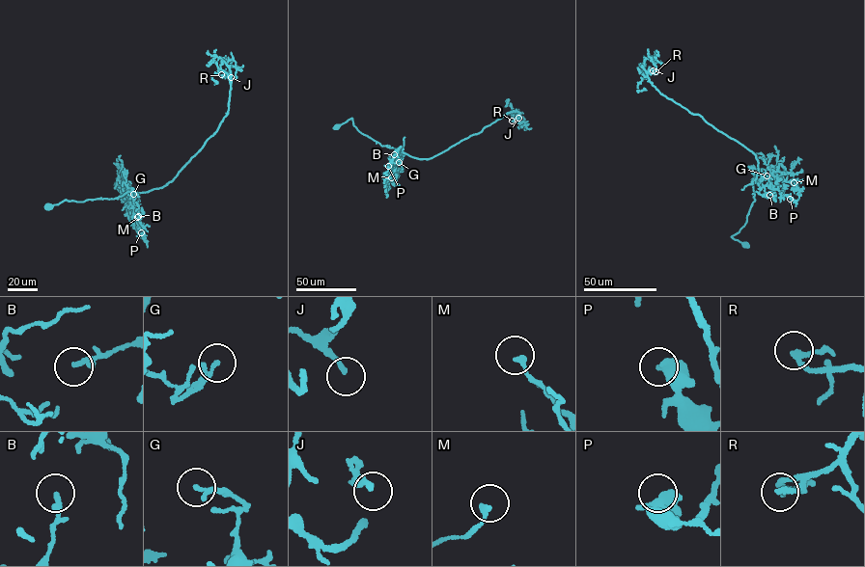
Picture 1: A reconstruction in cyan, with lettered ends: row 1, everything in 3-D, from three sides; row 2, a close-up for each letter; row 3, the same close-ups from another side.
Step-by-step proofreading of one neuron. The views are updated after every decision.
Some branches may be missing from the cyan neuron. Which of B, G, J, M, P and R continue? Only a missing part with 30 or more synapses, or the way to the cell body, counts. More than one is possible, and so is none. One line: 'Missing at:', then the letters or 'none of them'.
Missing at: R

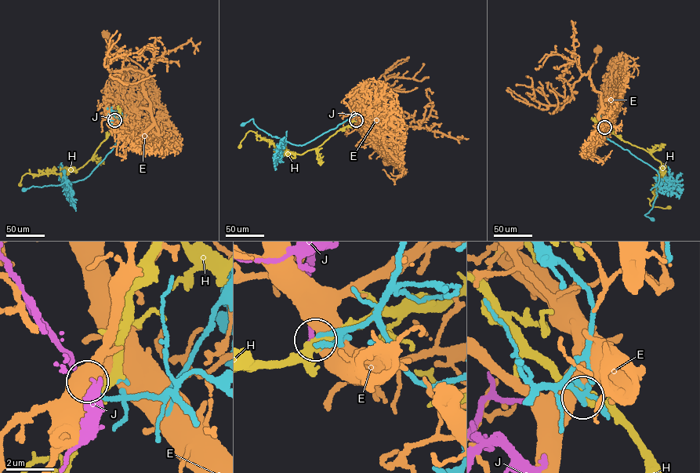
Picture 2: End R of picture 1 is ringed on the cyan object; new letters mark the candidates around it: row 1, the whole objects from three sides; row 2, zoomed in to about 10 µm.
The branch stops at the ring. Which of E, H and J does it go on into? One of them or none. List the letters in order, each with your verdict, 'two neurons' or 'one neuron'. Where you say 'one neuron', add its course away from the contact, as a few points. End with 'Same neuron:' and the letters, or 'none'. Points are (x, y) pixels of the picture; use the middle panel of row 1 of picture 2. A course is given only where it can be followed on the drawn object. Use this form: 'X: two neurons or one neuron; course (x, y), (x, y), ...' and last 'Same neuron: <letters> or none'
E: two neurons
H: two neurons
J: one neuron
Same neuron: J

